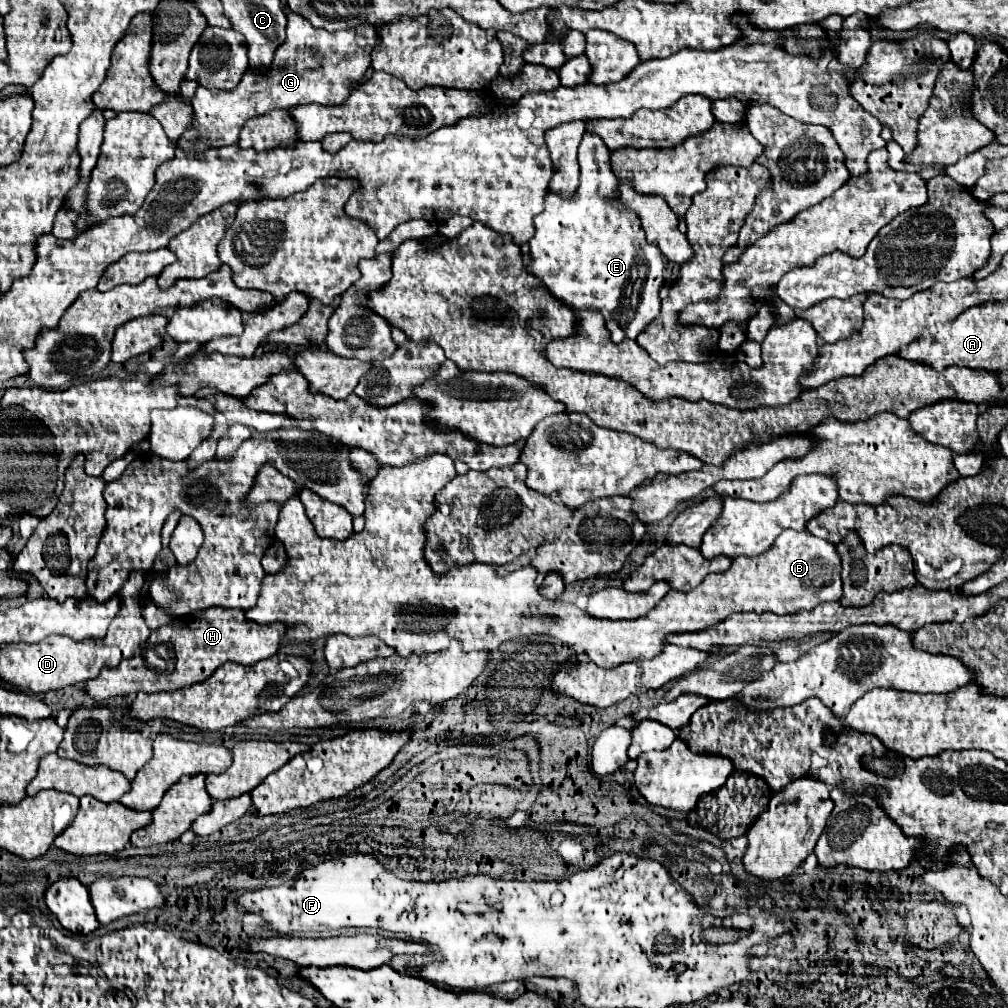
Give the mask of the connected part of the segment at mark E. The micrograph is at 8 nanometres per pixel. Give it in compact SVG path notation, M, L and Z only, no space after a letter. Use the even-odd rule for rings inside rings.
M584 133L578 149L580 185L576 199L560 199L548 193L546 207L534 219L536 233L530 239L532 263L528 271L544 281L550 293L574 309L602 313L612 339L636 339L660 315L660 287L664 283L662 253L646 243L636 215L610 199L618 191L618 179L610 167L610 149L600 135Z

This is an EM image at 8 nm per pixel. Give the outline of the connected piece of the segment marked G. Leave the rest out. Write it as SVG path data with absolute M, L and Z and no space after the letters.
M290 11L286 41L278 47L268 71L246 69L242 81L232 91L206 87L196 89L196 95L192 97L194 127L180 137L178 147L200 153L208 147L234 145L238 143L238 133L246 121L274 109L294 109L308 103L320 103L328 107L342 105L362 81L370 65L370 53L378 43L380 35L376 31L368 35L368 45L362 47L354 29L328 33L326 29L312 27L306 17Z

